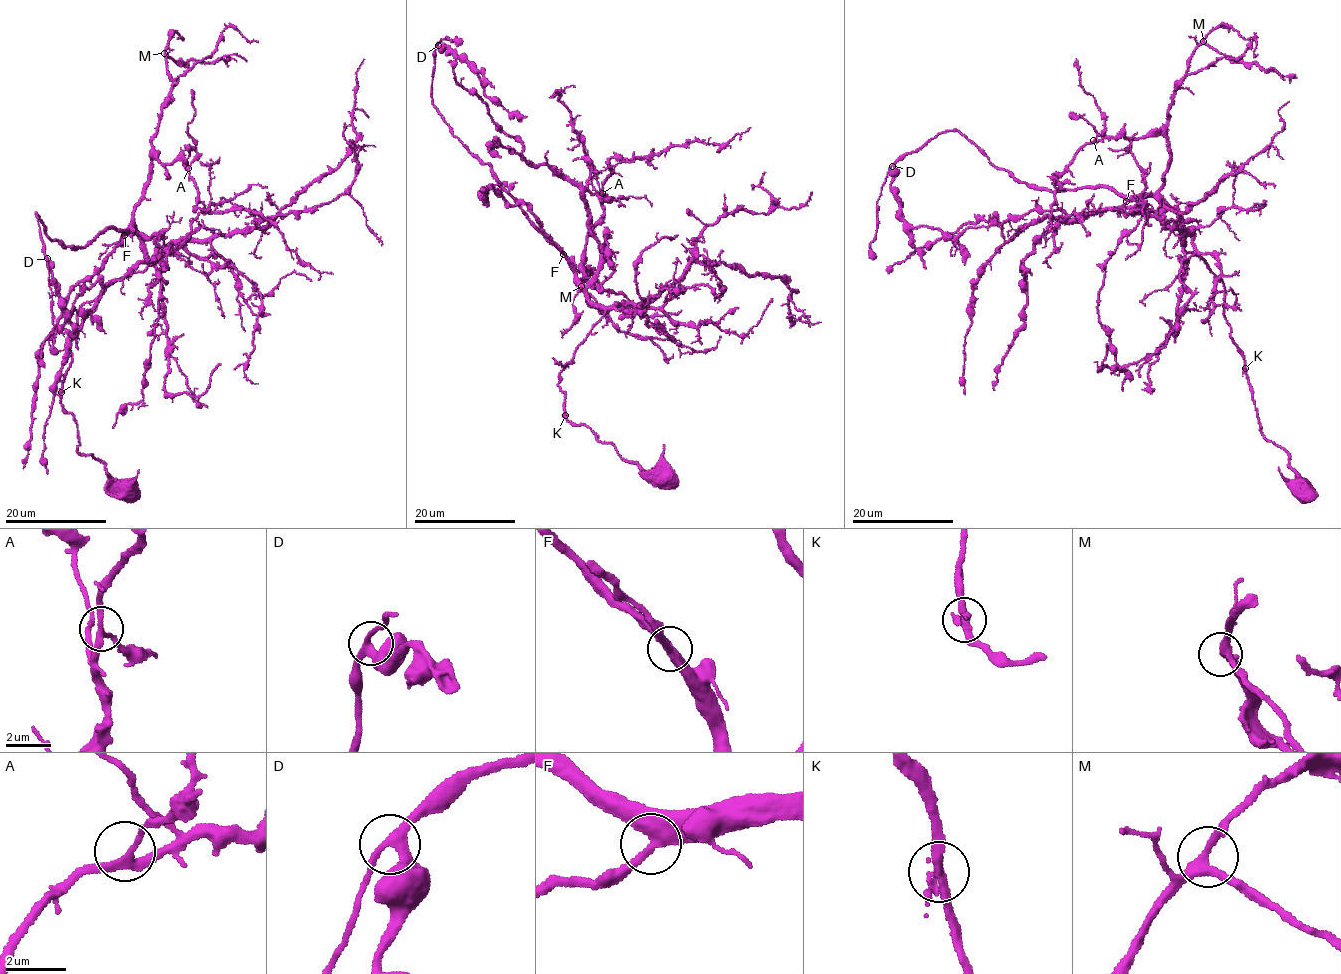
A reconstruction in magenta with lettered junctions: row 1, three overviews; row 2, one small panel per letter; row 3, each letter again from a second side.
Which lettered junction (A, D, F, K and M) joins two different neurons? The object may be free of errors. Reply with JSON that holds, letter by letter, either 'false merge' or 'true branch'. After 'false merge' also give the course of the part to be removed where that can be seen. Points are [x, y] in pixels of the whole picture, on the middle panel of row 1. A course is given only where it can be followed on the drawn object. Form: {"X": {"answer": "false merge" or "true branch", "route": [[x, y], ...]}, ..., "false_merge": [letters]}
{"A": {"answer": "true branch"}, "D": {"answer": "true branch"}, "F": {"answer": "true branch"}, "K": {"answer": "true branch"}, "M": {"answer": "true branch"}, "false_merge": []}

